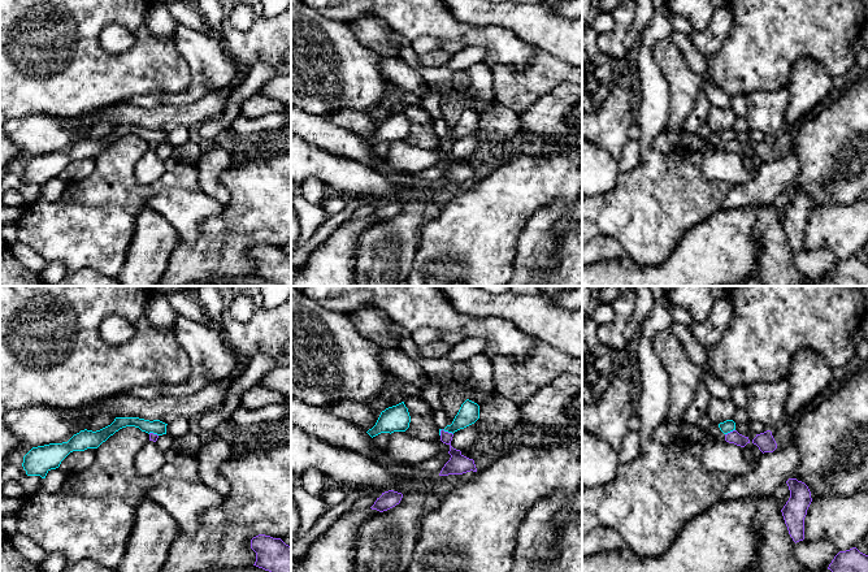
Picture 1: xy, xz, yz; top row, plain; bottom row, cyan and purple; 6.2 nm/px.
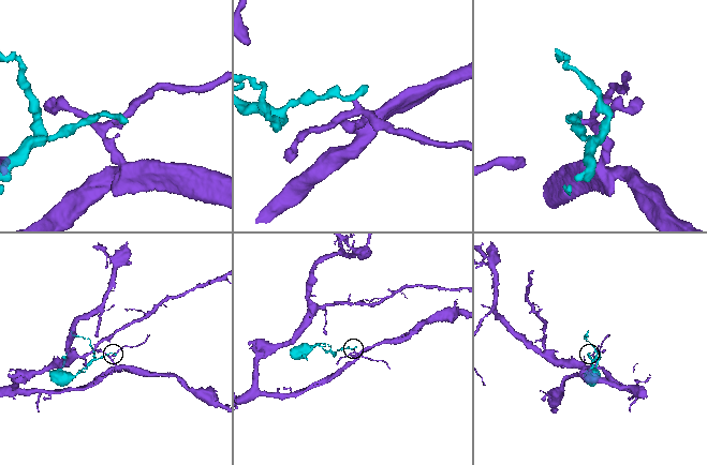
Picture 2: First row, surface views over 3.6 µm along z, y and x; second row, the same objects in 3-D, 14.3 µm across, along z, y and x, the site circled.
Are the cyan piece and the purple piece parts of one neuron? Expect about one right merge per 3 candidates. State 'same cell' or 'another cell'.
another cell

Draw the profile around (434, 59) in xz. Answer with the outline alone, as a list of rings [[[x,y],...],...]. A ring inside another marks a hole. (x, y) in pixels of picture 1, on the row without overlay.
[[[435,49],[424,55],[418,55],[420,65],[426,68],[442,68],[448,62],[448,60],[450,55],[443,49]]]

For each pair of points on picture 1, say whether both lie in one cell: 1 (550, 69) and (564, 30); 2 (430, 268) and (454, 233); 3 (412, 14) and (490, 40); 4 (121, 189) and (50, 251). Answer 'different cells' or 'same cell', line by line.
1: different cells
2: same cell
3: same cell
4: same cell

